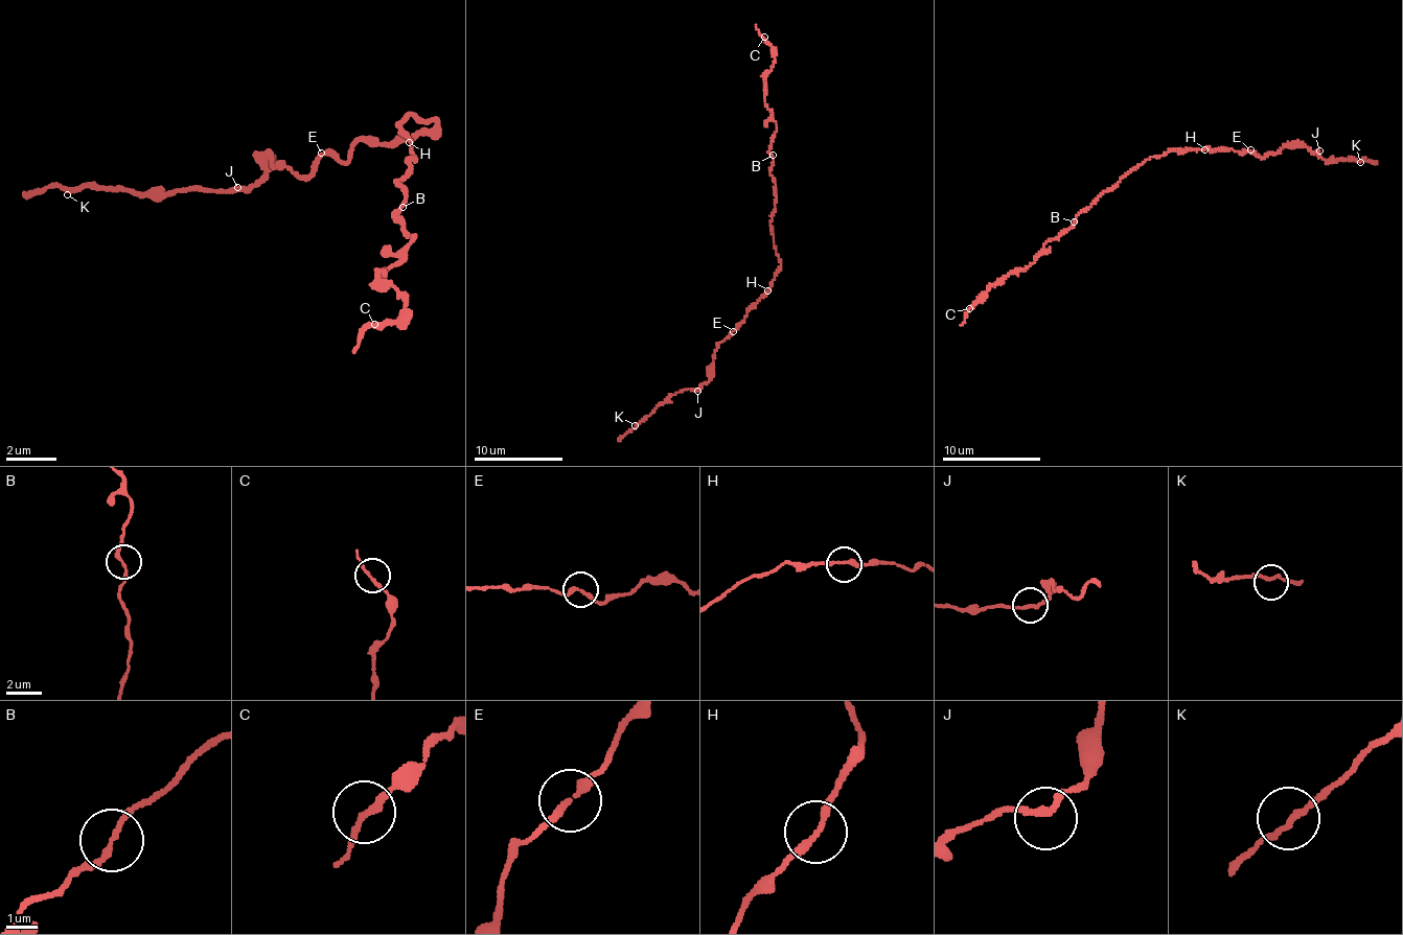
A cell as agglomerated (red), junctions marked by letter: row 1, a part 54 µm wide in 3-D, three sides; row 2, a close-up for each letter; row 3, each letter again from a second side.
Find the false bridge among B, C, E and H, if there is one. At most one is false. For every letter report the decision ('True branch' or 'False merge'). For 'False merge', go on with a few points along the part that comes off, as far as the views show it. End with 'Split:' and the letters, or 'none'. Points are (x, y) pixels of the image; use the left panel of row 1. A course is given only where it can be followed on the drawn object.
B: True branch
C: True branch
E: True branch
H: True branch
Split: none

